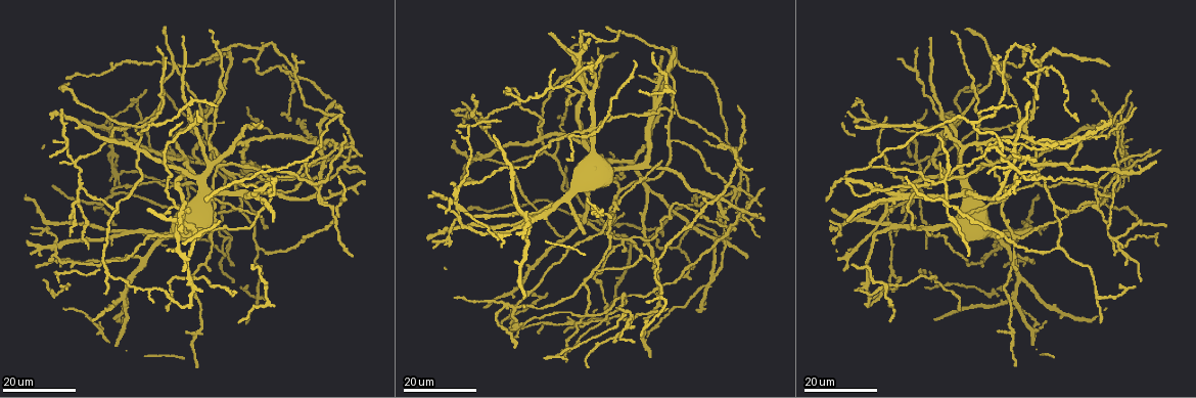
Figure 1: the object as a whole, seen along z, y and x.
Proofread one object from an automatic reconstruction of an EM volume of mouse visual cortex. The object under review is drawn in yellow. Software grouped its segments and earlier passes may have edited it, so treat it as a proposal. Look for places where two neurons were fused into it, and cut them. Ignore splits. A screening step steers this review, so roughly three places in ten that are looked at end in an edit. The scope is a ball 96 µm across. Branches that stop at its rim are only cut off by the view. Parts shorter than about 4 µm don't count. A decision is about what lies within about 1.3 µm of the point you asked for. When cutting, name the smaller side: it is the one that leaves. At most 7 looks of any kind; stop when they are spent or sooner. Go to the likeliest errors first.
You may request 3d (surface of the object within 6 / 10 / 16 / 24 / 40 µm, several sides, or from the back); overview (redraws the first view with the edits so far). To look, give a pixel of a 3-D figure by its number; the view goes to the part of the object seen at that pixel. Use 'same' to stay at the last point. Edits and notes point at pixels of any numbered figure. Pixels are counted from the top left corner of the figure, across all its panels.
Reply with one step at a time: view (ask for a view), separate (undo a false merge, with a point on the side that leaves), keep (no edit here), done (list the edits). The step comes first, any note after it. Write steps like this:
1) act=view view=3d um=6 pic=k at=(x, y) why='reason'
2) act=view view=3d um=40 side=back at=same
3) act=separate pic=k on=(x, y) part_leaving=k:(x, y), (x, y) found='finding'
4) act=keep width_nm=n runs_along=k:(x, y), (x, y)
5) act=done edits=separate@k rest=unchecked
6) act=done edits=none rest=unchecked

act=view view=3d um=24 pic=1 at=(990, 162) why='looks like a crossing'

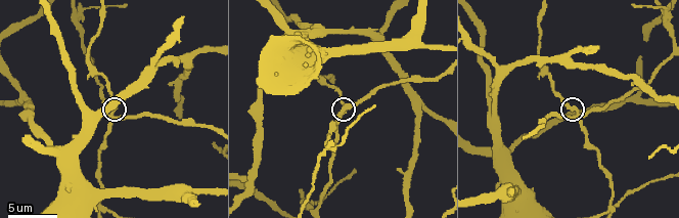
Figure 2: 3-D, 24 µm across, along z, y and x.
act=view view=3d um=10 pic=2 at=(341, 115) why='closer look'

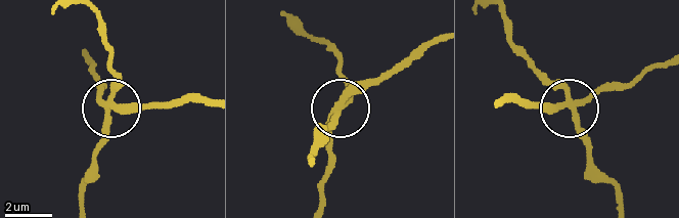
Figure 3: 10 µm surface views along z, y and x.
act=keep side_arm_um=47 arms=4 found='one neuron here'

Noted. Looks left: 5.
act=view view=3d um=16 pic=1 at=(883, 187) why='three-way junction'

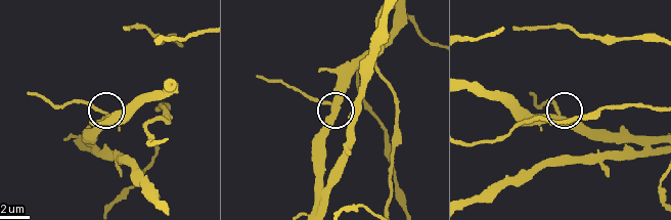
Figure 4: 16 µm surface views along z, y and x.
act=view view=3d um=10 pic=4 at=(557, 113)

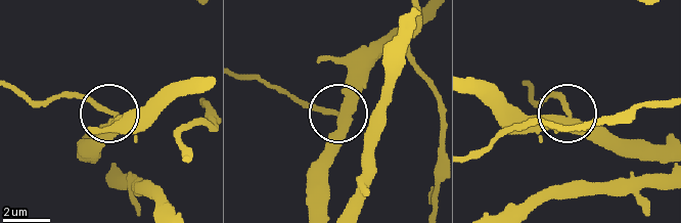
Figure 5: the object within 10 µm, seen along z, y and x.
act=view view=3d um=10 side=back pic=5 at=(567, 111) why='from behind'

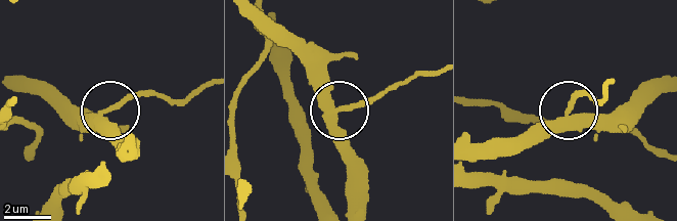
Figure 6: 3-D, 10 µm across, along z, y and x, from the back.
act=keep side_arm_um=6 runs_along=6:(474, 153), (514, 151), (550, 130), (583, 95) found='all the same neuron'

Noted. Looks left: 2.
act=view view=3d um=24 pic=1 at=(918, 187) why='branch point'

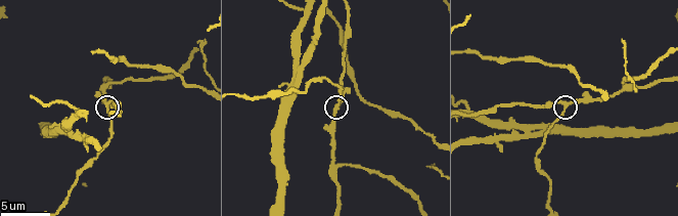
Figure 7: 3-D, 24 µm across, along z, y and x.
act=view view=3d um=6 pic=7 at=(336, 106) why='closer look'

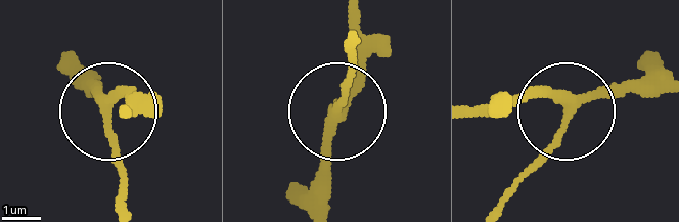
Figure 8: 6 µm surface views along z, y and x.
act=keep runs_along=8:(128, 103), (108, 123), (118, 188) found='continuous, no second neuron'

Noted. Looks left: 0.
act=done edits=none rest=unchecked

